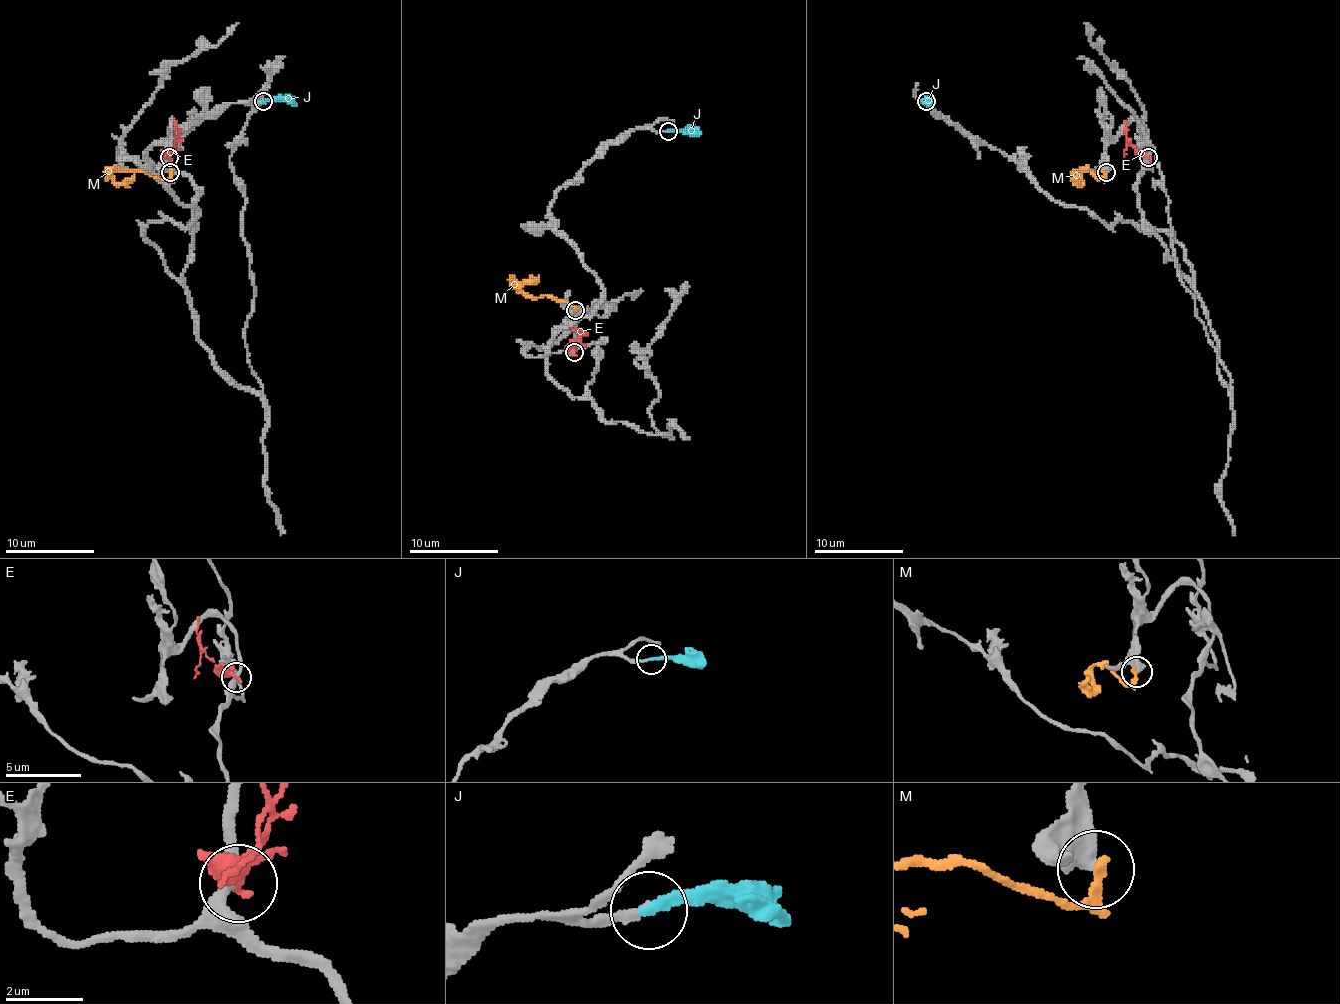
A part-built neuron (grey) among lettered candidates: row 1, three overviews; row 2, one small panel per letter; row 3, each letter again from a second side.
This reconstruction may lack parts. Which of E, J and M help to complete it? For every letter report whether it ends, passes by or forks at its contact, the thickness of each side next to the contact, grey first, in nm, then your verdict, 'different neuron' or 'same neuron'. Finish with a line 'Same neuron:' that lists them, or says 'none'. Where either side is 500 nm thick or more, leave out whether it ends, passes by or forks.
E: it ends | 300/480 nm | different neuron
J: it ends | 150/240 nm | same neuron
M: 500/280 nm | different neuron
Same neuron: J

